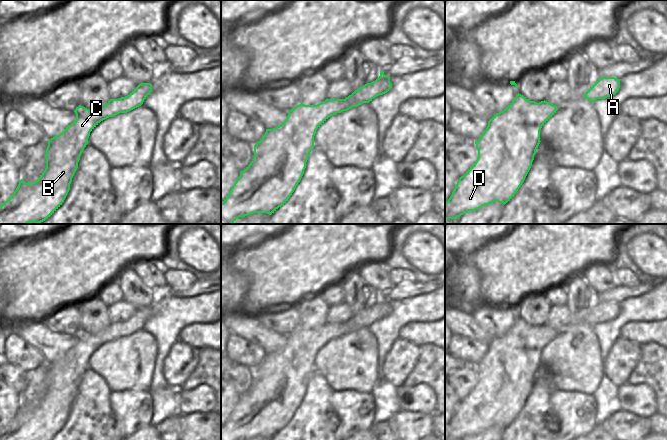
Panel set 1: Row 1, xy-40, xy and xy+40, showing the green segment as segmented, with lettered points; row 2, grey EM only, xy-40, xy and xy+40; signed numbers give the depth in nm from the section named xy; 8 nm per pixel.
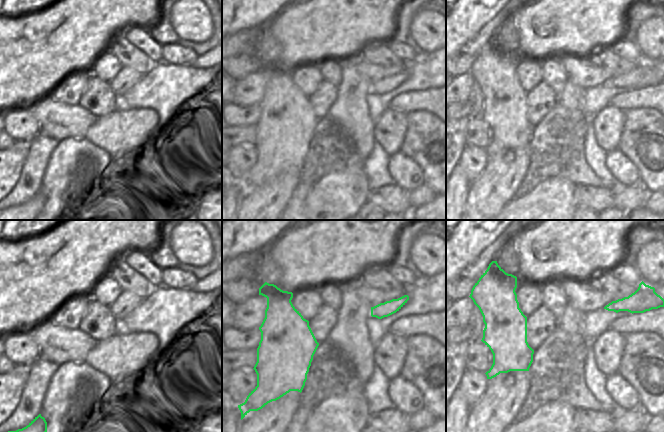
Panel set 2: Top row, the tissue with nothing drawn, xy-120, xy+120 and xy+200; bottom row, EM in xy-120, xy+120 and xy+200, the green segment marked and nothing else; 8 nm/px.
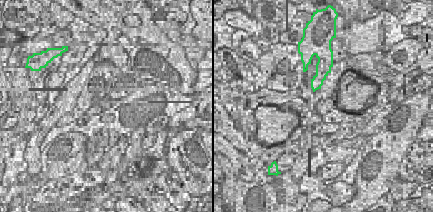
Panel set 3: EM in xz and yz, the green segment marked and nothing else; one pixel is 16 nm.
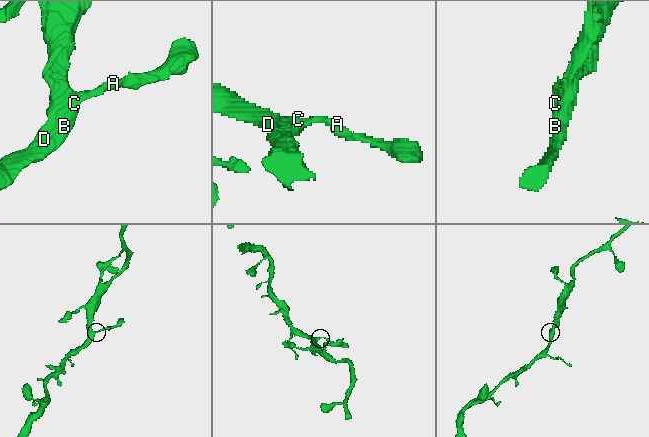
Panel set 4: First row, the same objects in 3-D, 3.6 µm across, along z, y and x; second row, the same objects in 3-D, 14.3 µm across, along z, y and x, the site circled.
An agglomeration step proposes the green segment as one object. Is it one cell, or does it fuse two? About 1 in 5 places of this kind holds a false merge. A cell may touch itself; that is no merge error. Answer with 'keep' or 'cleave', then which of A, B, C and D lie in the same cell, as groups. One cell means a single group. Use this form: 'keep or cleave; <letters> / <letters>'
keep; A B C D

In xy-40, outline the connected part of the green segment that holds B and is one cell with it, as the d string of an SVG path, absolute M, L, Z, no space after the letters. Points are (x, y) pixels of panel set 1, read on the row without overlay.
M141 307L129 319L110 323L95 335L81 329L76 331L76 344L59 359L48 363L44 396L33 407L21 403L12 420L0 429L0 440L52 439L70 414L90 356L101 345L141 330L151 316L151 307Z

